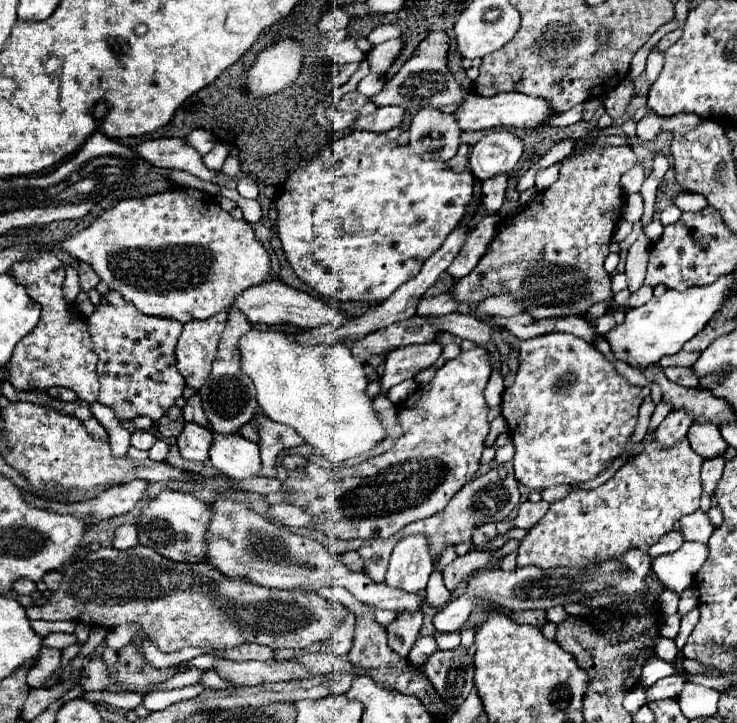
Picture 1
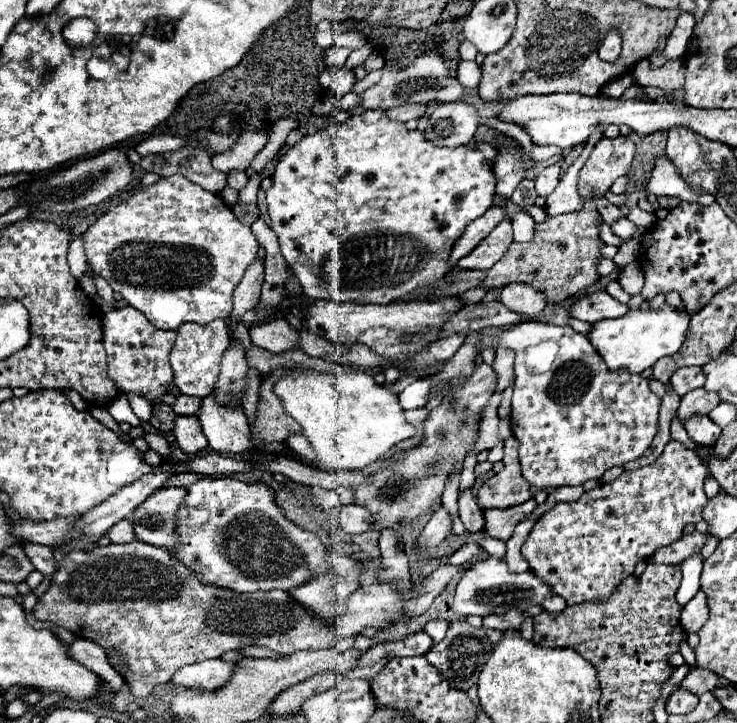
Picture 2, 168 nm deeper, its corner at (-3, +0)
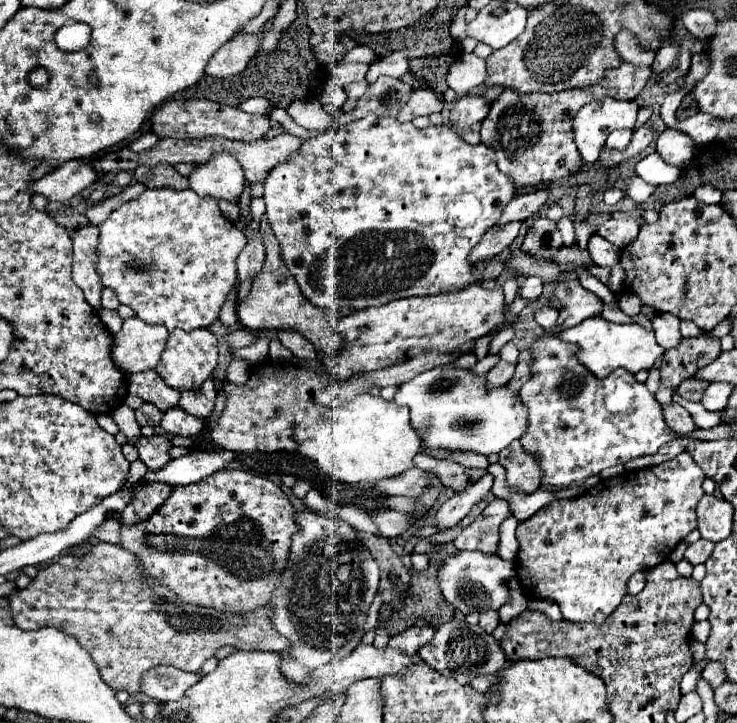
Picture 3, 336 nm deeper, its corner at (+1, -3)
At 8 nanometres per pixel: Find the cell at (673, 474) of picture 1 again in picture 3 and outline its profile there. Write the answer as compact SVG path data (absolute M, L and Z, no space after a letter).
M680 454L652 468L600 480L582 496L552 500L532 518L518 522L516 538L520 550L516 556L516 574L526 598L556 602L564 618L572 622L604 622L628 594L630 576L664 562L678 542L696 528L696 504L704 496L702 482L704 472L696 466L694 458Z

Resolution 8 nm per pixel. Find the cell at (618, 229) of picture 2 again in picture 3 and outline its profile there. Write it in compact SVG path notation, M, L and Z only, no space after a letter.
M610 218L596 228L596 234L606 238L608 242L612 242L618 248L626 248L632 240L636 240L638 230L640 226L636 218L620 218L620 220Z

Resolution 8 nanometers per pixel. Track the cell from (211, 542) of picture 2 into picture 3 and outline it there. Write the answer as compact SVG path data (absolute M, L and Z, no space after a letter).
M224 470L212 474L212 478L204 478L204 482L176 486L164 506L160 506L152 518L146 518L136 526L122 524L120 546L136 554L144 576L172 588L182 602L220 612L246 614L270 602L270 596L288 560L292 534L298 532L296 526L294 508L280 486L246 470Z

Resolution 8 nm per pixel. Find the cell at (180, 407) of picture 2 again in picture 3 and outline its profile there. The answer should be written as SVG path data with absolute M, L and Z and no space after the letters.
M146 370L140 374L132 374L128 378L128 392L140 396L144 402L154 404L158 410L166 412L172 406L178 406L180 392L168 388L156 370Z

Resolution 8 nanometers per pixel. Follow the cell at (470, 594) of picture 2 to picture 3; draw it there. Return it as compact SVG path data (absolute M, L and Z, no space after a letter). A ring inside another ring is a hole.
M458 552L442 562L438 570L438 582L442 588L442 596L448 604L456 610L470 614L470 612L488 612L498 610L508 598L508 586L504 576L512 576L512 562L502 560L498 554L482 554L482 552ZM508 572L508 574L502 574Z

